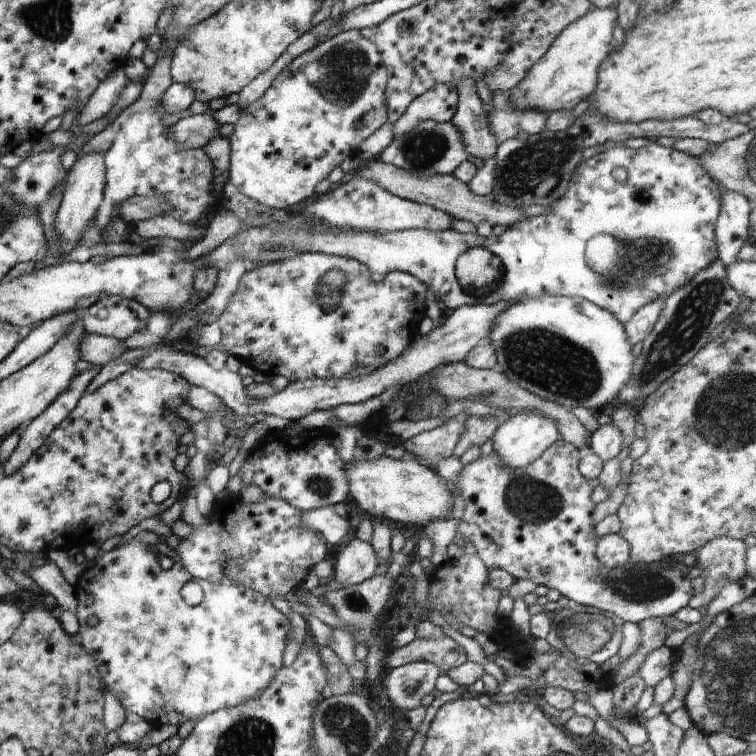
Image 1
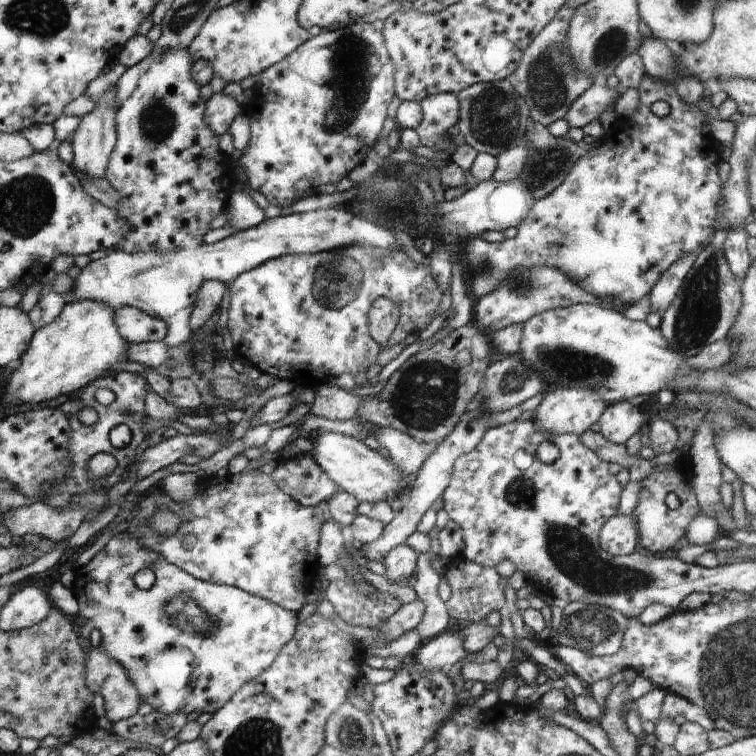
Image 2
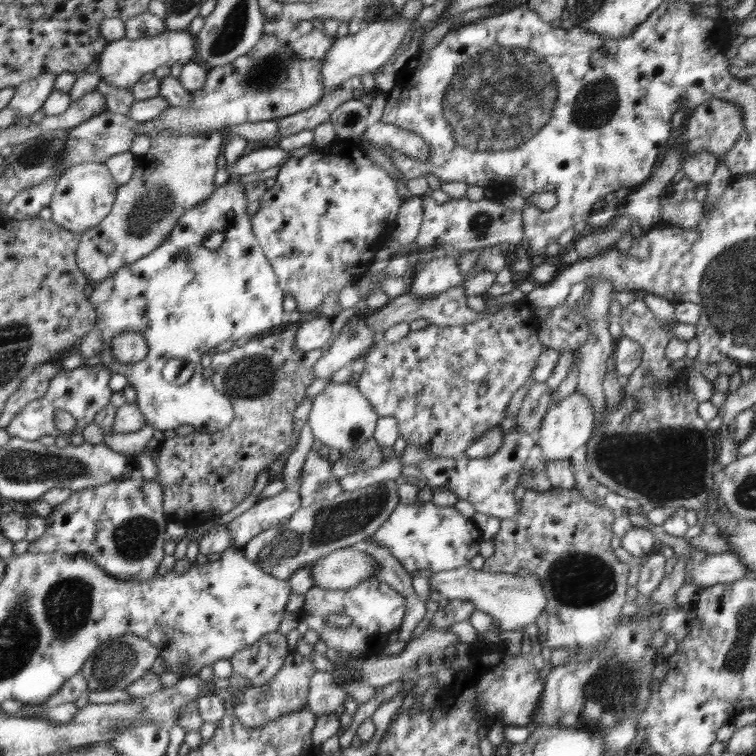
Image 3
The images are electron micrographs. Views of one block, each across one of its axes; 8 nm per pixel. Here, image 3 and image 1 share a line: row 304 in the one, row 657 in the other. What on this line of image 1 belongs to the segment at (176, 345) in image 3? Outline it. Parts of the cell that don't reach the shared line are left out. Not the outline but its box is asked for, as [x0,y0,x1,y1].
[73,531,292,727]

